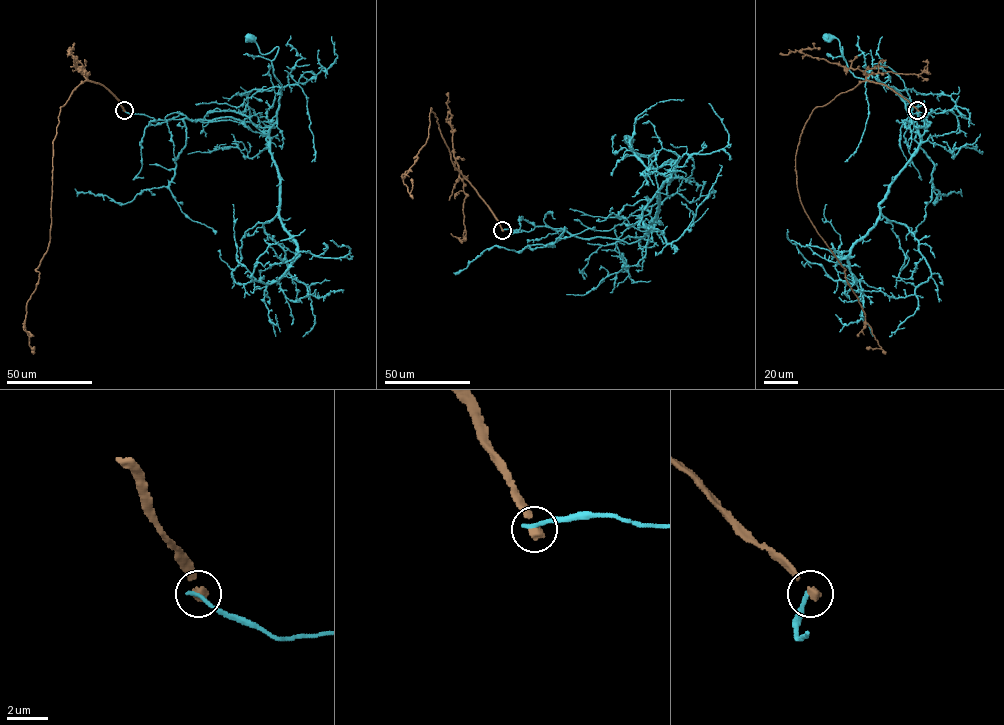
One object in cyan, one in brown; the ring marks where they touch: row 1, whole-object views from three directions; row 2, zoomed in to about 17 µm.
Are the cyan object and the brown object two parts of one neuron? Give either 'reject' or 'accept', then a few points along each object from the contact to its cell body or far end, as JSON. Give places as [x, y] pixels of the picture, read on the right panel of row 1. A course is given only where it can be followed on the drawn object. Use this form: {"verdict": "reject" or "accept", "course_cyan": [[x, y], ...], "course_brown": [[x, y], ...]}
{"verdict": "reject", "course_cyan": [[917, 110], [913, 120], [925, 117], [927, 127], [915, 126], [894, 92], [856, 77], [840, 42], [827, 37]], "course_brown": [[918, 110], [884, 84], [861, 81], [813, 110], [796, 154], [805, 213], [845, 269], [881, 347], [866, 348]]}

